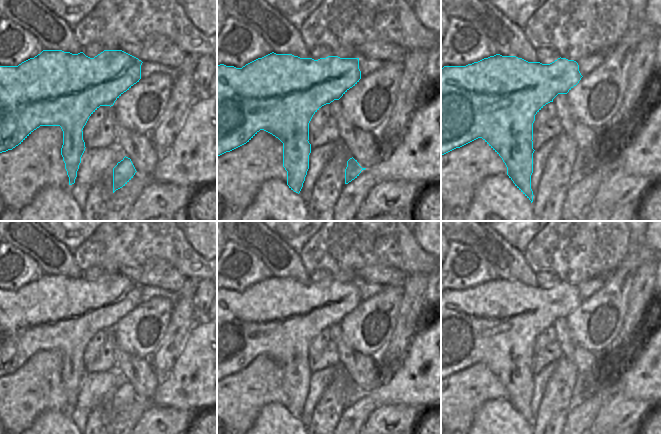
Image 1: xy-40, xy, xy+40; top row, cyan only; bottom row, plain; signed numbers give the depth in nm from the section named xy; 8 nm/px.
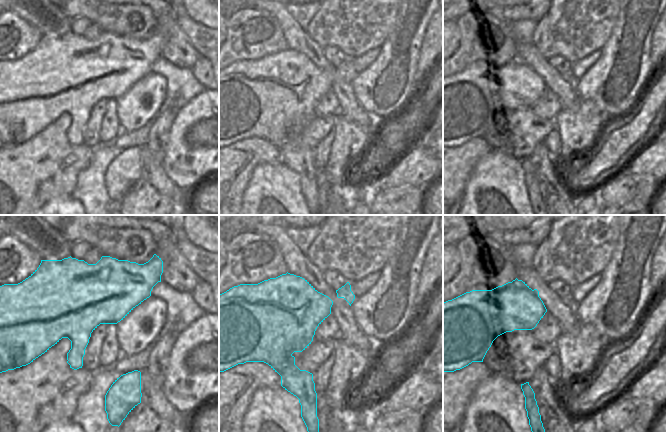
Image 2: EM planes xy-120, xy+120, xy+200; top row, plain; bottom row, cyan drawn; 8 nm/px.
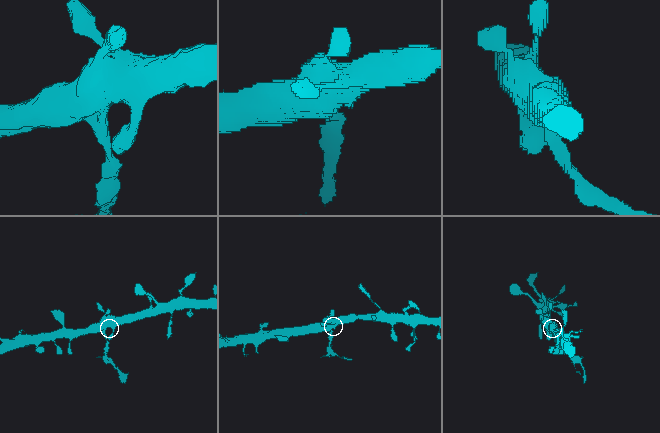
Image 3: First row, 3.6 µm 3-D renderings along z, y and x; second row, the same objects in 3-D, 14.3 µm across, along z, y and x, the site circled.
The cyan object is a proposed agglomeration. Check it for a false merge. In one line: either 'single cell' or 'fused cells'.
fused cells

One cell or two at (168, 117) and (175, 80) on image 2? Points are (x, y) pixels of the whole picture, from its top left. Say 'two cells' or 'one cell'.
two cells

